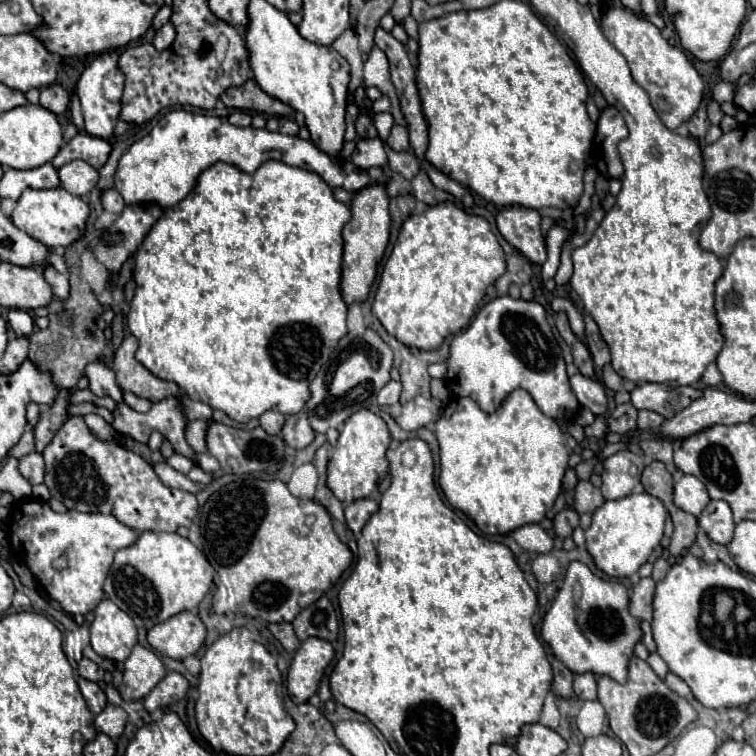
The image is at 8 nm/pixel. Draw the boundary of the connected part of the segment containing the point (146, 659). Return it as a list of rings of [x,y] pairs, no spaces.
[[[136,644],[124,662],[124,686],[120,688],[120,696],[124,700],[142,700],[164,676],[166,668],[156,652]]]

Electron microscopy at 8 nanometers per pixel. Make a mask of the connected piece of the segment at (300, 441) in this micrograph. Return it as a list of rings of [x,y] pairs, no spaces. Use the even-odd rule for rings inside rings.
[[[298,412],[286,418],[286,424],[282,428],[282,438],[292,448],[306,448],[314,440],[314,430],[310,428],[310,422],[306,420],[306,412]]]

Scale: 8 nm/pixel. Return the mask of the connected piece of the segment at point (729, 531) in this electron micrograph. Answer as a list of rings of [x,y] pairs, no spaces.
[[[710,500],[710,504],[702,510],[698,524],[718,544],[726,546],[734,536],[732,510],[724,500]]]

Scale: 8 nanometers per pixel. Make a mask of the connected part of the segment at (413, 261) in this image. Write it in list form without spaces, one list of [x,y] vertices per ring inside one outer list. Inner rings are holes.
[[[452,202],[436,204],[424,214],[408,216],[408,220],[402,224],[394,250],[384,264],[372,312],[388,330],[388,334],[402,344],[420,350],[436,350],[448,334],[456,334],[468,326],[486,294],[486,288],[506,272],[504,262],[504,250],[484,218],[470,216]]]

